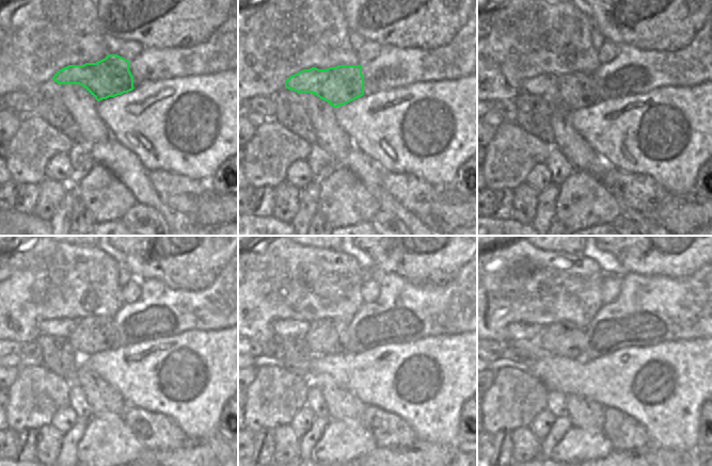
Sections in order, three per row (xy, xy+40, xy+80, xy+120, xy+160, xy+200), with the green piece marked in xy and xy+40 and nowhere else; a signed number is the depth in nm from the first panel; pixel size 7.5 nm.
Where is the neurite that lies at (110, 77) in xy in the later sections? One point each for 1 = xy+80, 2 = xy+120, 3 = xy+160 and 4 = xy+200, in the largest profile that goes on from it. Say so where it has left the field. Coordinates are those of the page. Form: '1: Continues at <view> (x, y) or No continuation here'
1: Continues at xy+80 (569, 92)
2: Continues at xy+120 (90, 335)
3: Continues at xy+160 (323, 336)
4: Continues at xy+200 (564, 339).

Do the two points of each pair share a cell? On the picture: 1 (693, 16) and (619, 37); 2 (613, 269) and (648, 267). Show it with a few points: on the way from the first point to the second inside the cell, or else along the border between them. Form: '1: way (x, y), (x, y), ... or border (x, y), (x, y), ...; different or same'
1: way (675, 17), (655, 17), (646, 20), (637, 29); same
2: border (604, 252), (608, 252), (628, 272); different

